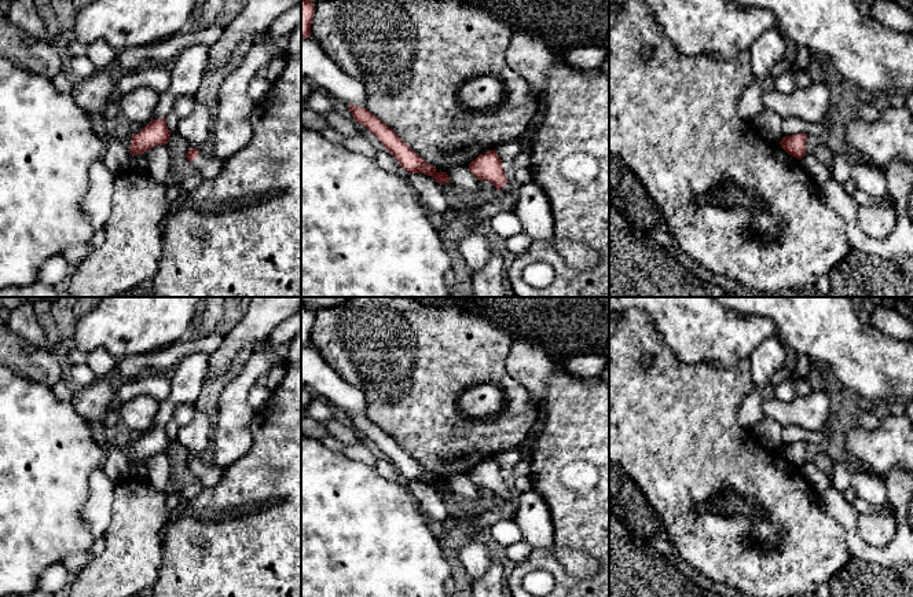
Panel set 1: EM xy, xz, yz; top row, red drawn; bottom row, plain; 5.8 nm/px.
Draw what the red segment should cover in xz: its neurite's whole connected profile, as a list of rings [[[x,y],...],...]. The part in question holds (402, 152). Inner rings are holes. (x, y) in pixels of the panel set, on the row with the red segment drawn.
[[[348,105],[353,114],[355,122],[366,127],[385,149],[397,160],[400,166],[408,173],[424,173],[432,176],[439,184],[450,183],[447,172],[437,172],[436,166],[428,164],[422,157],[417,155],[414,150],[404,143],[392,128],[384,124],[378,117],[364,107]]]

